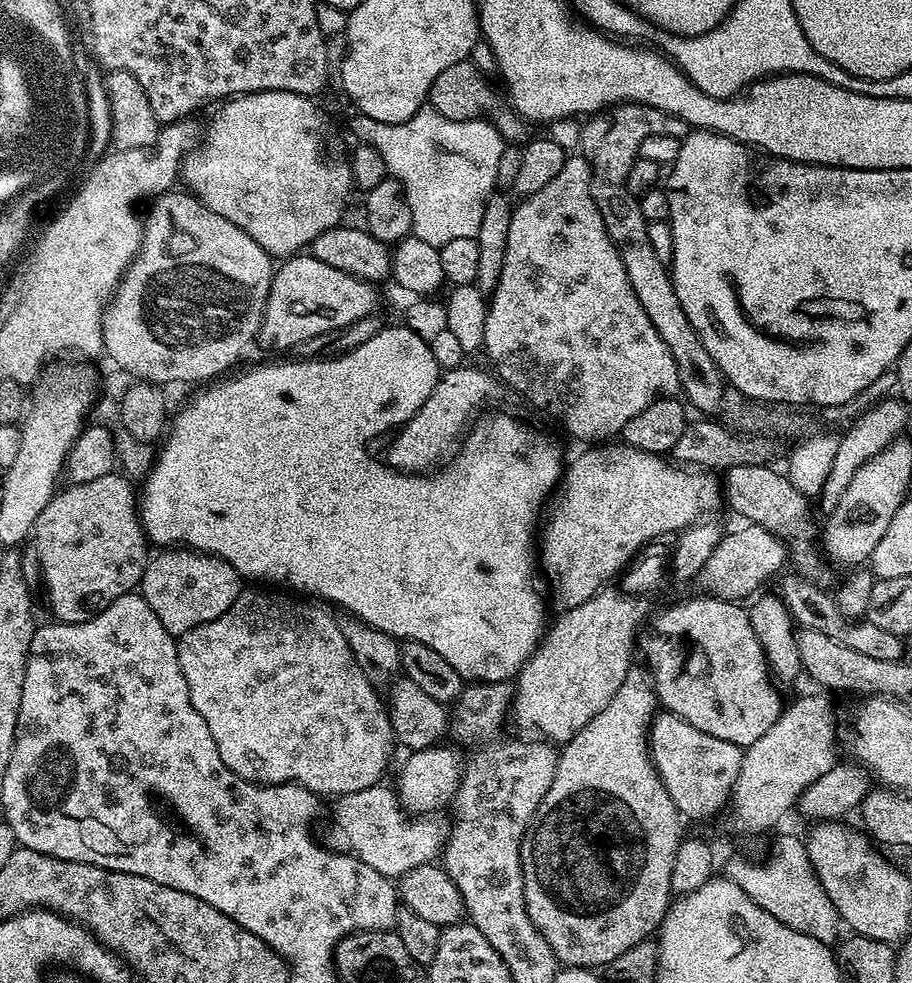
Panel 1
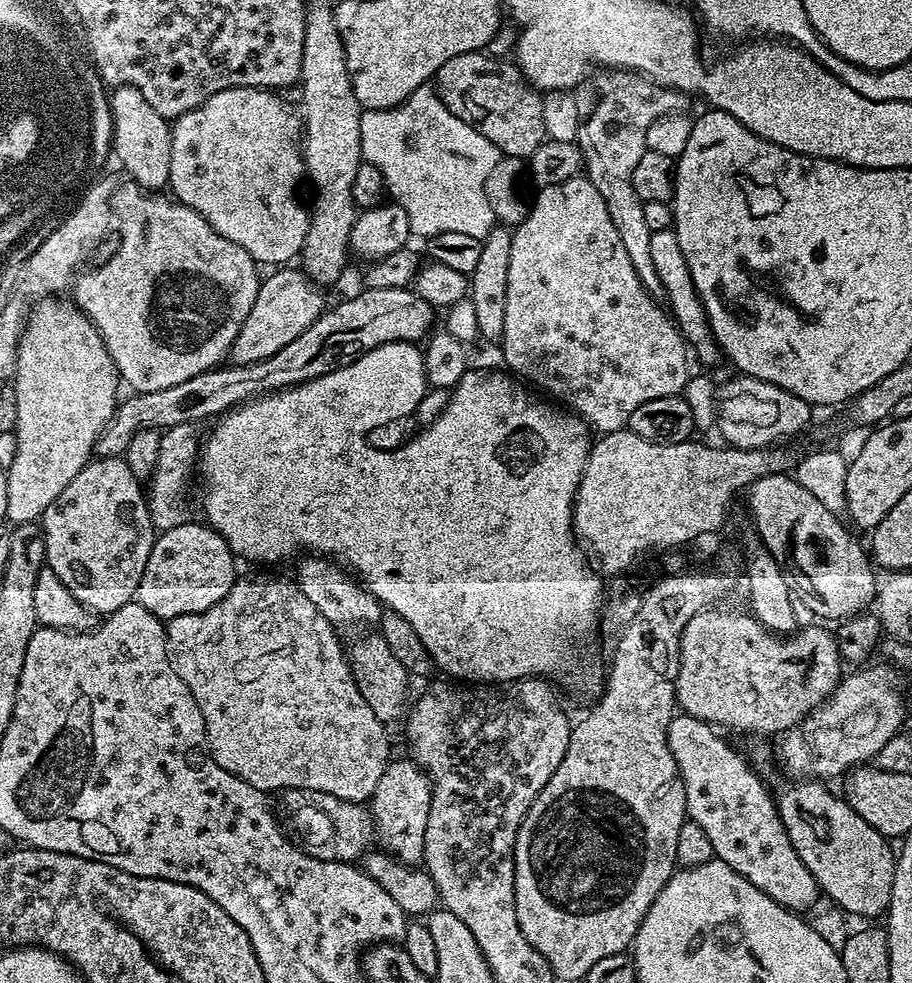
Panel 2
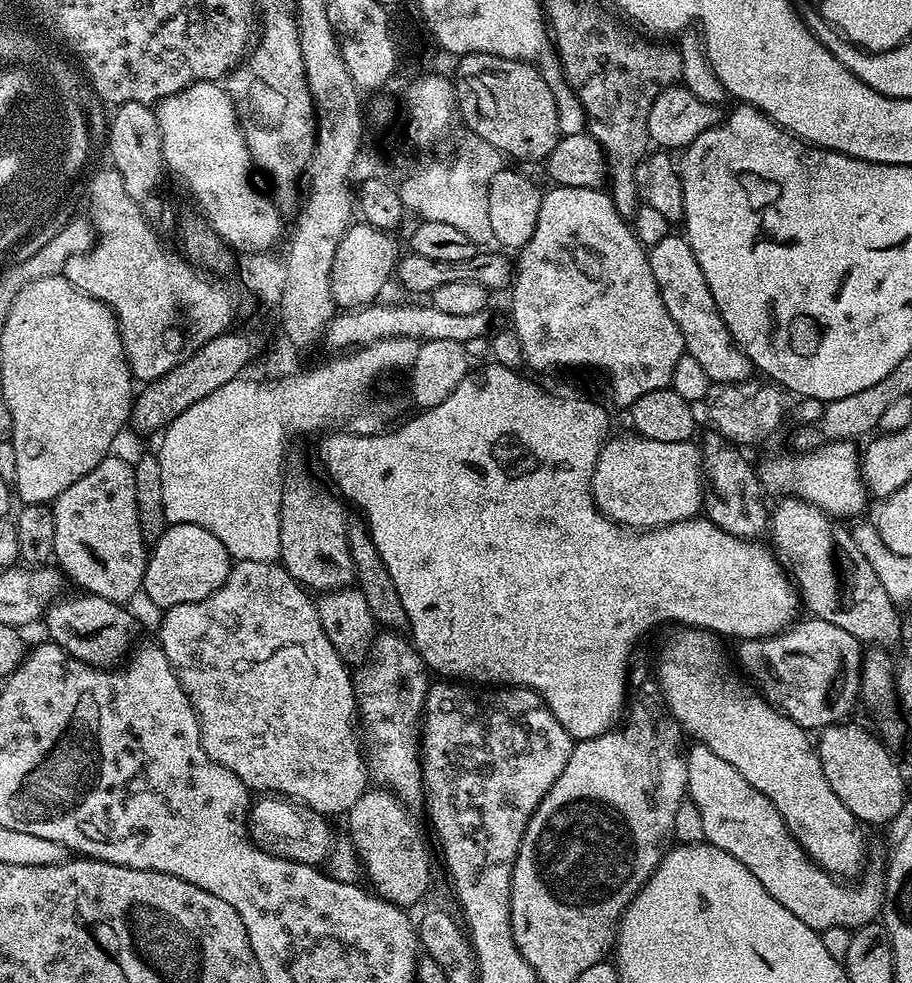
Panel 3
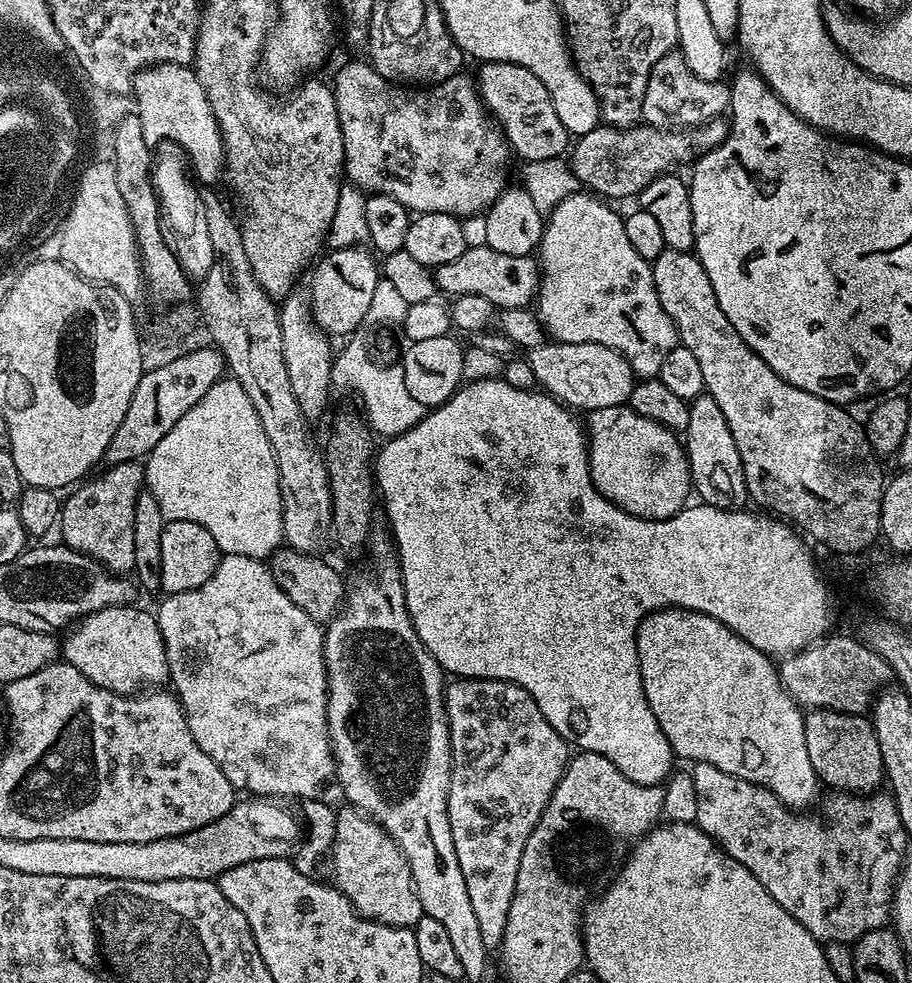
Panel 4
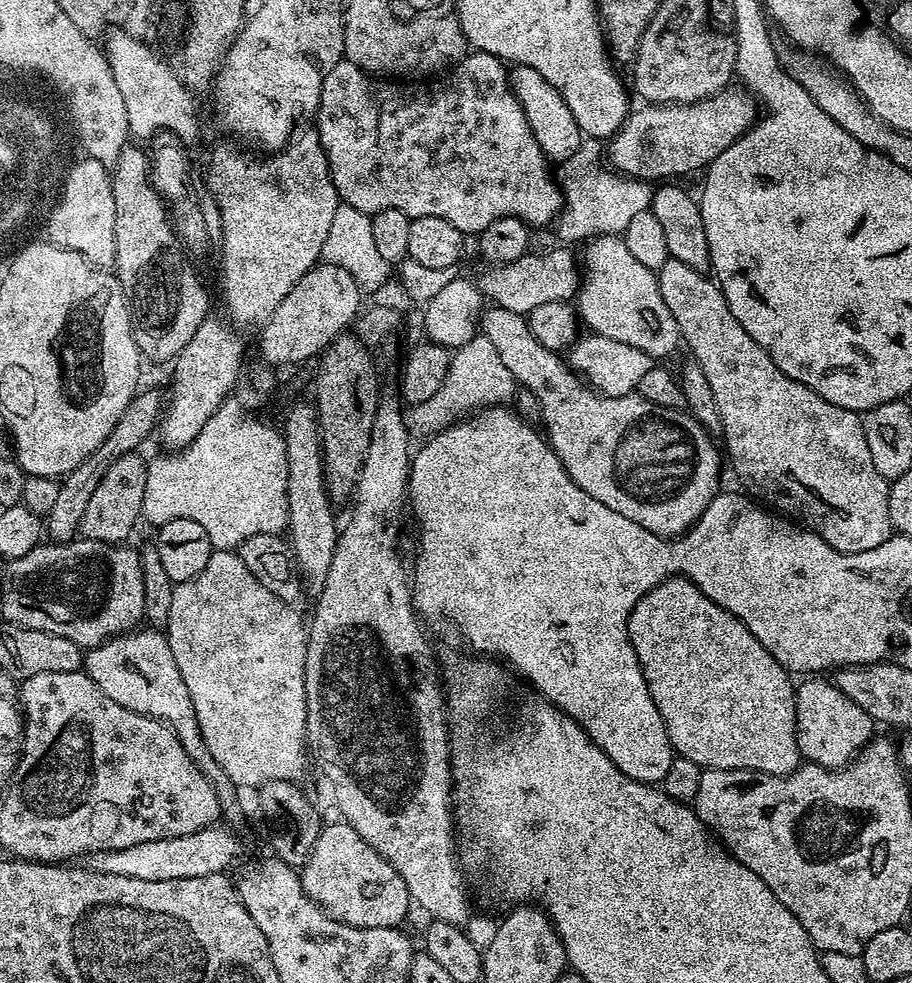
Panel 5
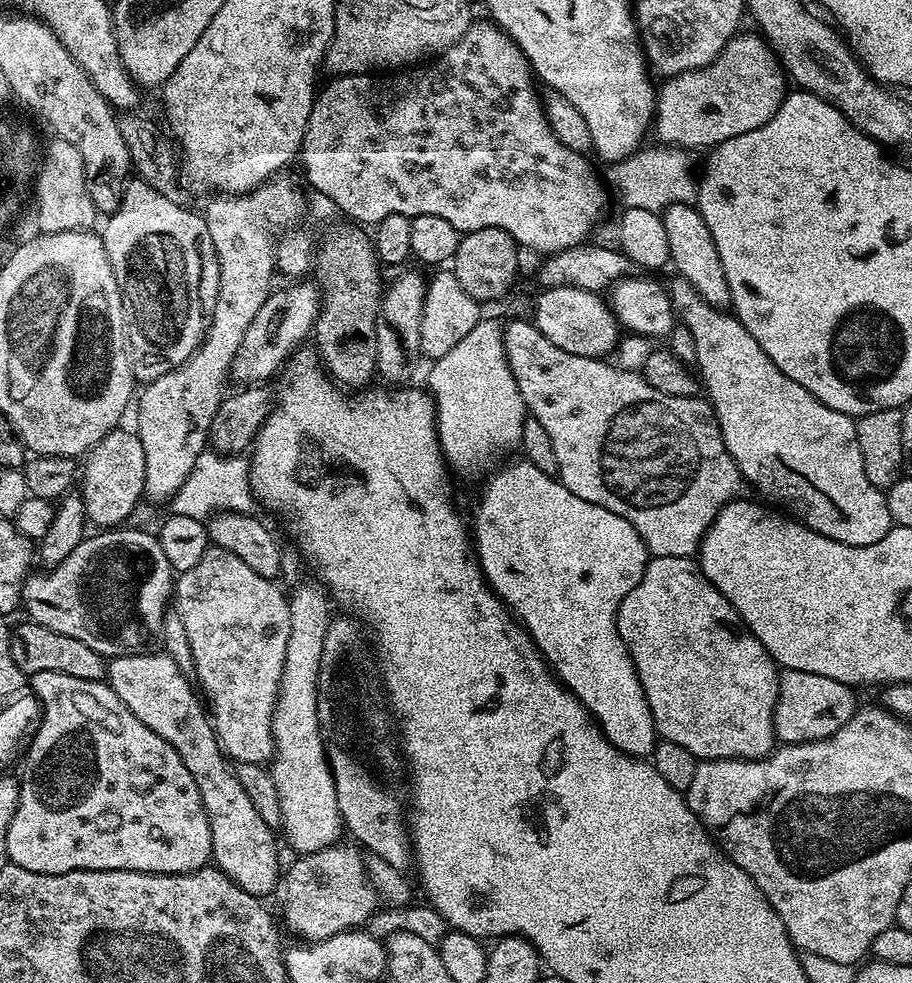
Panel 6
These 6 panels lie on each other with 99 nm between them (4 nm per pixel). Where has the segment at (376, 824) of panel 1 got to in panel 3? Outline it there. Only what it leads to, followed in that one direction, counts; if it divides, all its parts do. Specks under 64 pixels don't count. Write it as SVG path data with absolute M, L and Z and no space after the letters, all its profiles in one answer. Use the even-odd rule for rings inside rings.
M264 794L259 797L260 801L251 805L248 813L248 834L253 844L258 848L264 848L267 852L273 852L275 856L281 856L287 860L293 860L299 864L311 864L320 866L332 855L334 835L328 825L329 817L323 812L305 811L299 803L288 798L281 798L276 794Z

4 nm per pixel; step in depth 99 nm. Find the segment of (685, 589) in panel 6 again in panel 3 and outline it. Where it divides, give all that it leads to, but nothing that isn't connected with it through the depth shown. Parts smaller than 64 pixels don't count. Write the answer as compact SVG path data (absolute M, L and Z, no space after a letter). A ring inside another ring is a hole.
M680 626L675 630L677 632L665 638L660 648L660 657L656 660L659 695L668 715L679 722L681 729L695 743L705 744L714 750L714 754L730 762L730 766L734 766L734 770L738 770L738 774L742 774L742 778L746 778L754 790L770 798L792 837L802 845L805 854L818 867L837 878L859 877L865 871L864 859L868 856L868 848L864 845L865 829L861 821L850 814L850 810L846 810L842 798L830 790L830 782L826 782L826 774L822 774L822 762L816 753L813 737L808 737L811 735L806 729L795 724L779 708L773 708L763 696L740 688L739 682L720 665L722 640L715 632L707 632L703 626Z

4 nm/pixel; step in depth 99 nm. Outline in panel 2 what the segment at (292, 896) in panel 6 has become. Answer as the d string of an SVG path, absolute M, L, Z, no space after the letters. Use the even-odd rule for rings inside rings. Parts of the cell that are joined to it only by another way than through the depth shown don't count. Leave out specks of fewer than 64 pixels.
M411 758L389 759L370 801L372 826L378 844L380 840L379 847L403 864L419 865L424 859L426 818L430 818L431 801L432 783L423 768Z

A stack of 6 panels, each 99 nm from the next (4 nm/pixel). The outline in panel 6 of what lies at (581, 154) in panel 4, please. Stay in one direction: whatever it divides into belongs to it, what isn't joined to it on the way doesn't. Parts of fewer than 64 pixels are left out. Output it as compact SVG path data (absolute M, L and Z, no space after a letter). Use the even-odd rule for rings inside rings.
M743 32L726 42L710 66L671 76L659 85L654 136L656 132L661 145L711 150L738 134L766 126L774 118L786 95L786 73L763 36Z

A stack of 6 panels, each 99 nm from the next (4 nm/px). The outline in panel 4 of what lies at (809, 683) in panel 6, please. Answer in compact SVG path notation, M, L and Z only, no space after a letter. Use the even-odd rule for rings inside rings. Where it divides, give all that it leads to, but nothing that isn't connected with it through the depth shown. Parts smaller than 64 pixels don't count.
M814 708L804 712L806 730L806 754L810 754L810 766L814 766L816 779L821 785L829 784L829 789L849 794L872 794L879 784L885 783L882 750L878 750L878 738L874 726L867 715L854 712L835 712L829 708Z

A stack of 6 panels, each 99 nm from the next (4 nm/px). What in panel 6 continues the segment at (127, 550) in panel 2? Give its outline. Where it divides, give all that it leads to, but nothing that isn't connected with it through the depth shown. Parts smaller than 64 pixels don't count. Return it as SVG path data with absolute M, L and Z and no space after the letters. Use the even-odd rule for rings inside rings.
M117 426L90 449L82 460L82 479L78 491L84 497L89 521L100 530L111 530L123 525L124 520L136 508L140 496L145 495L146 454L135 431ZM84 463L84 464L83 464ZM84 480L84 481L83 481Z

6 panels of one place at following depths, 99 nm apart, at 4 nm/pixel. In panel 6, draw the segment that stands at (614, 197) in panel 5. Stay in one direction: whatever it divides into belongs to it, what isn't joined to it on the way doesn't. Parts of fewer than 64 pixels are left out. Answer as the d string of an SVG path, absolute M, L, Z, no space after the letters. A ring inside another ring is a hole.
M675 146L641 147L624 160L607 165L607 183L611 191L620 195L624 208L637 208L663 213L671 204L695 205L698 187L698 172L692 169L692 160L687 151Z

